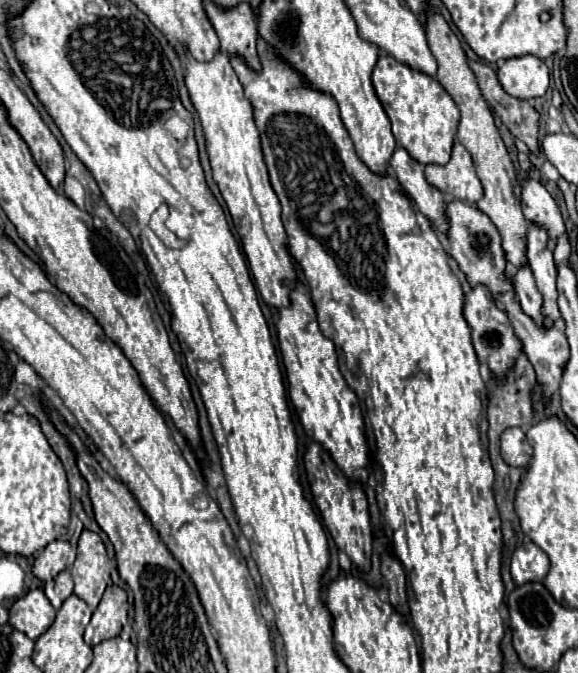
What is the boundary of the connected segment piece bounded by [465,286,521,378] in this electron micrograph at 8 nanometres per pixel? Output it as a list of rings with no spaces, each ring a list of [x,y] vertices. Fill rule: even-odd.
[[[477,286],[475,290],[465,288],[465,320],[471,326],[473,346],[477,350],[479,360],[485,362],[495,376],[503,378],[503,374],[507,374],[507,370],[513,366],[515,358],[519,356],[521,342],[519,338],[515,338],[515,332],[511,330],[511,322],[507,322],[507,314],[503,314],[503,310],[499,310],[491,302],[491,294],[487,294],[485,286]]]

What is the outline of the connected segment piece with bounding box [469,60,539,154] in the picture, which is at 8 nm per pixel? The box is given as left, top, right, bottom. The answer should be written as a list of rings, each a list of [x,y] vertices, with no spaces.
[[[469,60],[469,66],[477,78],[479,90],[483,94],[483,98],[487,100],[487,104],[493,108],[493,112],[501,118],[501,122],[509,128],[509,132],[523,140],[527,144],[527,148],[537,154],[537,132],[539,132],[539,114],[535,112],[533,106],[529,106],[527,100],[509,96],[499,80],[497,80],[497,72],[493,68],[489,68],[483,62],[475,62]]]

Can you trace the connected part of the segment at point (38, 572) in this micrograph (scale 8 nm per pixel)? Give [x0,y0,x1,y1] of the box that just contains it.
[33,540,76,582]

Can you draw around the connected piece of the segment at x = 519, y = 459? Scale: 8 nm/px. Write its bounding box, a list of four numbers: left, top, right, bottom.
[501,428,531,468]

